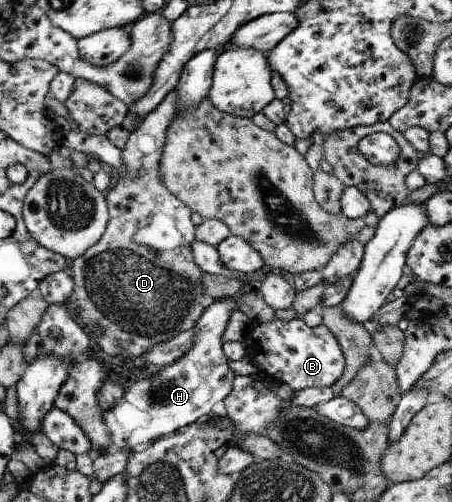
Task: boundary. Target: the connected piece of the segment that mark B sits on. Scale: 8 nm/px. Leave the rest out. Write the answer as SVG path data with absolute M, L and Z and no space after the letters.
M299 317L289 321L274 318L269 323L259 324L247 332L243 346L248 354L246 360L257 364L268 379L288 384L293 391L331 387L344 371L344 354L335 335L323 323L318 327L309 327Z

